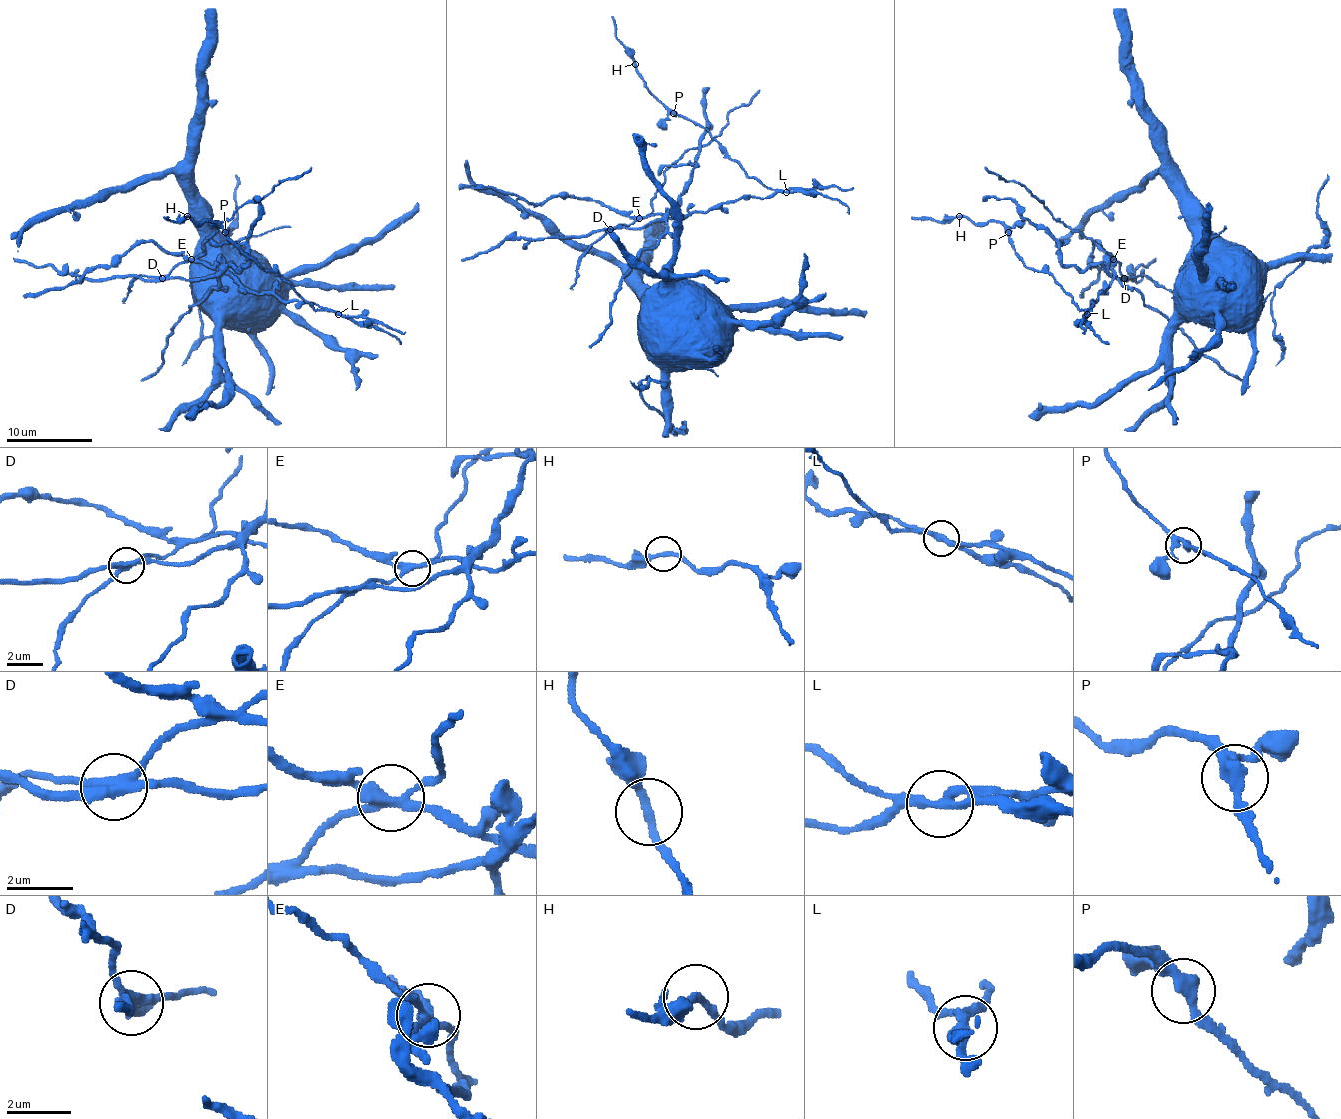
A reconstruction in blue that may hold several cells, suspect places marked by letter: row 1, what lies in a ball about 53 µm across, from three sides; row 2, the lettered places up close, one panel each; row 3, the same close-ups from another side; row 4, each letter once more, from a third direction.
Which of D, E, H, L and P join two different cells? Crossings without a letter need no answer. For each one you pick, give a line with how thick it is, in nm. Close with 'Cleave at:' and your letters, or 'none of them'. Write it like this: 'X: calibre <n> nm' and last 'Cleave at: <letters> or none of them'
D: calibre 320 nm
E: calibre 320 nm
L: calibre 320 nm
Cleave at: D, E, L

